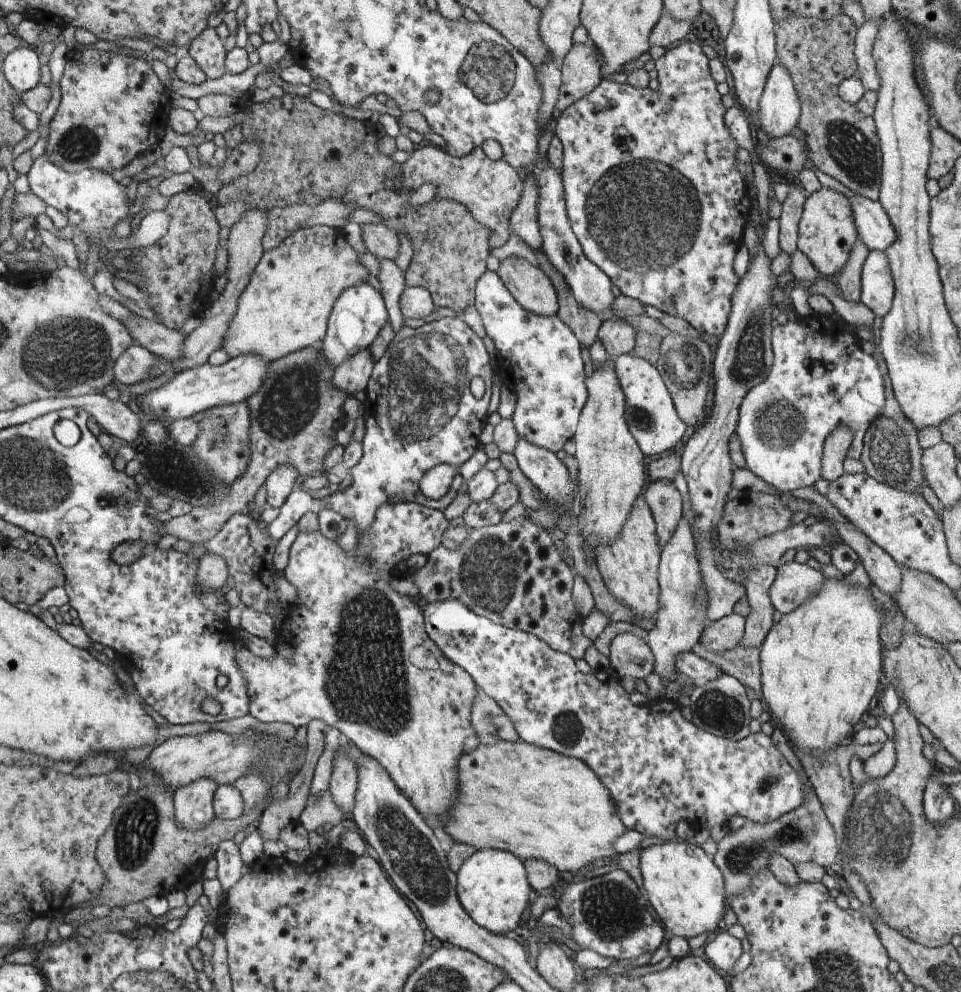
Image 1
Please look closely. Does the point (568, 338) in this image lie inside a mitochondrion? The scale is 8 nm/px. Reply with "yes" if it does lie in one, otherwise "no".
no

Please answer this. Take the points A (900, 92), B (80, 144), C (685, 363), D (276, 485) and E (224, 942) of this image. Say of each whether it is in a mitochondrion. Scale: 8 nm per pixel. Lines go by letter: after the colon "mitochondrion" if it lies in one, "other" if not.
A: other
B: mitochondrion
C: mitochondrion
D: other
E: other

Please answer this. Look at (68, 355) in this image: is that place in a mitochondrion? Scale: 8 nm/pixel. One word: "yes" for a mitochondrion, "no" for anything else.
yes

